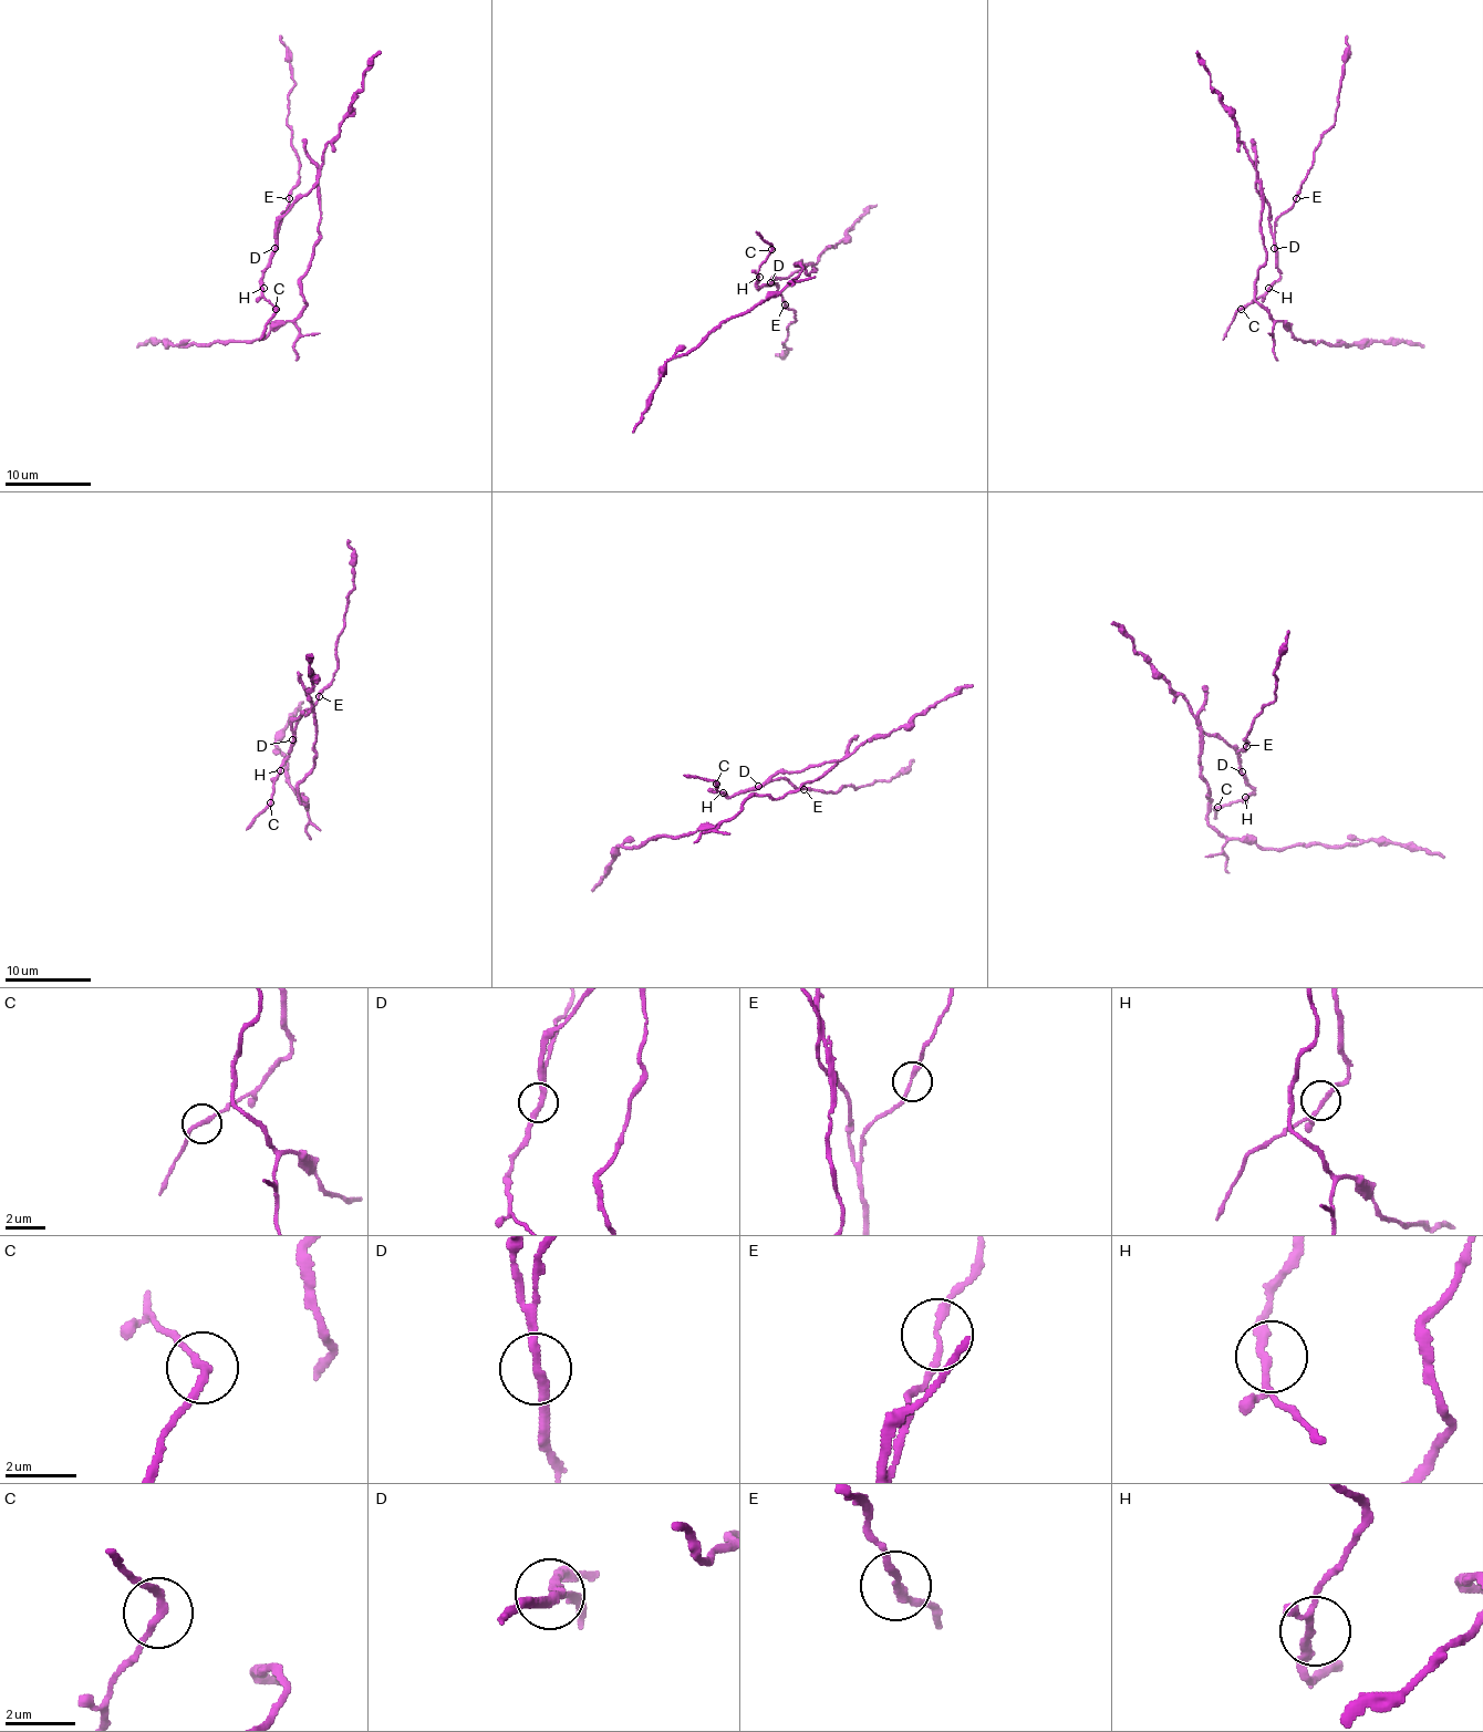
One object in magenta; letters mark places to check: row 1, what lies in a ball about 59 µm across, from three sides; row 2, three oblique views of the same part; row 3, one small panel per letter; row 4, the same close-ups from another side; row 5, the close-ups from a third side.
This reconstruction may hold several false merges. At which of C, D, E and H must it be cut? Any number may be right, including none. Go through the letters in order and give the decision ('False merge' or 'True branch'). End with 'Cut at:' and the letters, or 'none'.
C: True branch
D: False merge
E: True branch
H: True branch
Cut at: D

